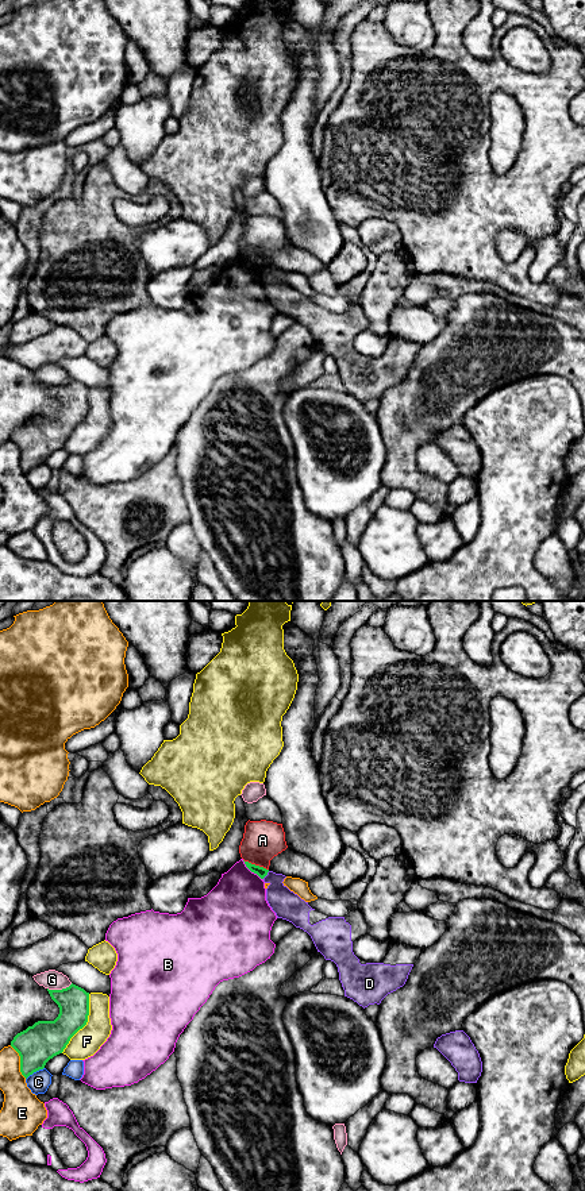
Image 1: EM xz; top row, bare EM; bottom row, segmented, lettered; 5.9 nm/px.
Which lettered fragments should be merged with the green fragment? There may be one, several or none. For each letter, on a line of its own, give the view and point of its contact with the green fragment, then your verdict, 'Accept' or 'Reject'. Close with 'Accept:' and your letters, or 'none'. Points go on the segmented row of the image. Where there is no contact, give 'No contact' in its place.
A: Touches green at xz (254, 864). Reject
B: Touches green at xz (251, 871). Reject
C: Touches green at xz (34, 1071). Reject
D: Touches green at xz (265, 875). Reject
E: Touches green at xz (20, 1062). Reject
F: Touches green at xz (85, 1024). Reject
G: Touches green at xz (60, 990). Reject
Accept: none

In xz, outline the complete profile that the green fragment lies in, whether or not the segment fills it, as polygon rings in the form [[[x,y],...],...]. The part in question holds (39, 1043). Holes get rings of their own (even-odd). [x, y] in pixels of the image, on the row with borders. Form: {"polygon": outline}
{"polygon": [[[73,983],[62,990],[47,991],[59,1007],[58,1017],[35,1022],[11,1041],[20,1056],[20,1072],[26,1079],[62,1053],[70,1038],[88,1022],[89,992]]]}

